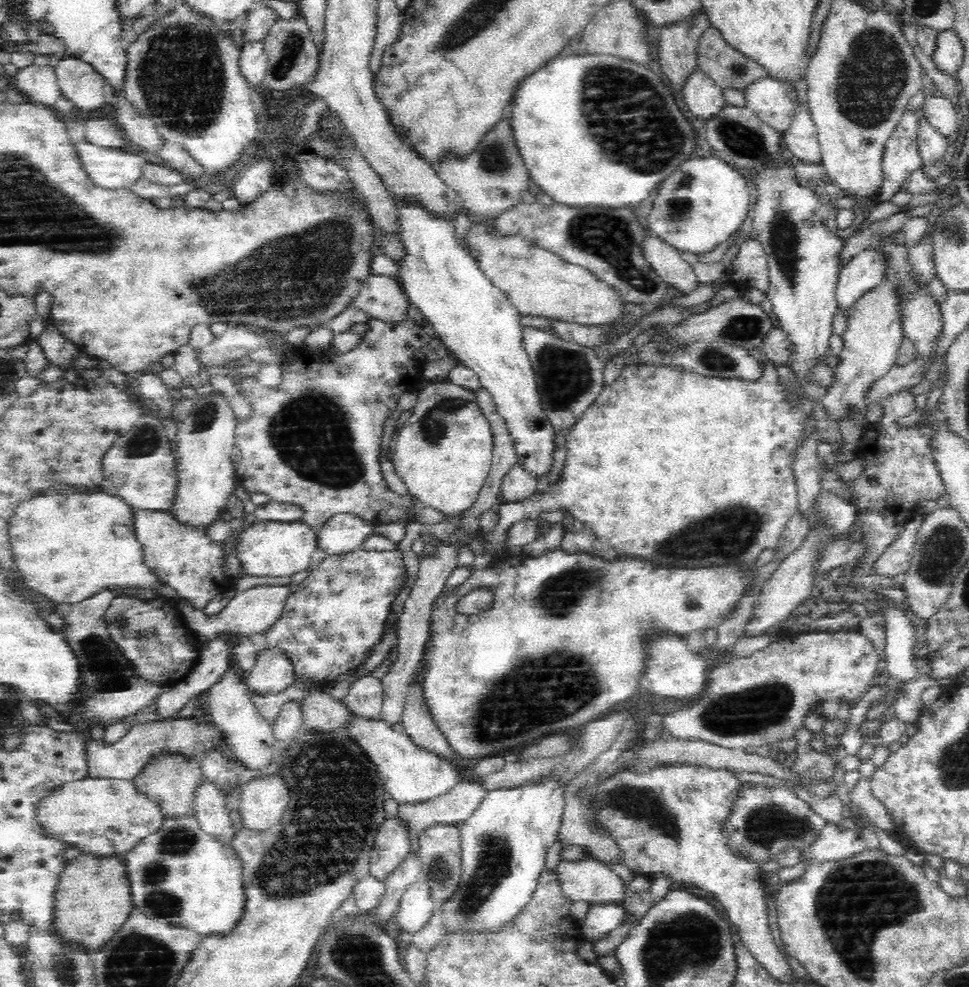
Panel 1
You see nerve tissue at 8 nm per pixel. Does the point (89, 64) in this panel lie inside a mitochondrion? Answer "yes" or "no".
no

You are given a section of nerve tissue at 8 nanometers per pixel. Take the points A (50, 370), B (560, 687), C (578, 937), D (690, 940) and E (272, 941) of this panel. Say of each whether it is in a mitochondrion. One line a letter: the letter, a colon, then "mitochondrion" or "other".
A: other
B: mitochondrion
C: other
D: mitochondrion
E: other

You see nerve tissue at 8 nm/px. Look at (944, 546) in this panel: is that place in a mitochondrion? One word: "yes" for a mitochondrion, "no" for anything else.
yes

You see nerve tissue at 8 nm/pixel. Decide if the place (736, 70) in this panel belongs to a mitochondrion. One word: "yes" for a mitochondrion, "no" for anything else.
yes

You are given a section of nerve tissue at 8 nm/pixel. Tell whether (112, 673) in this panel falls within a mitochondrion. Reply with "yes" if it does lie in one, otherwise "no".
yes

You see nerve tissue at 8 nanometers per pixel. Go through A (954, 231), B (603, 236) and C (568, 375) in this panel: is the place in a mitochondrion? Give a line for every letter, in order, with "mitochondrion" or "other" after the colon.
A: mitochondrion
B: mitochondrion
C: mitochondrion

